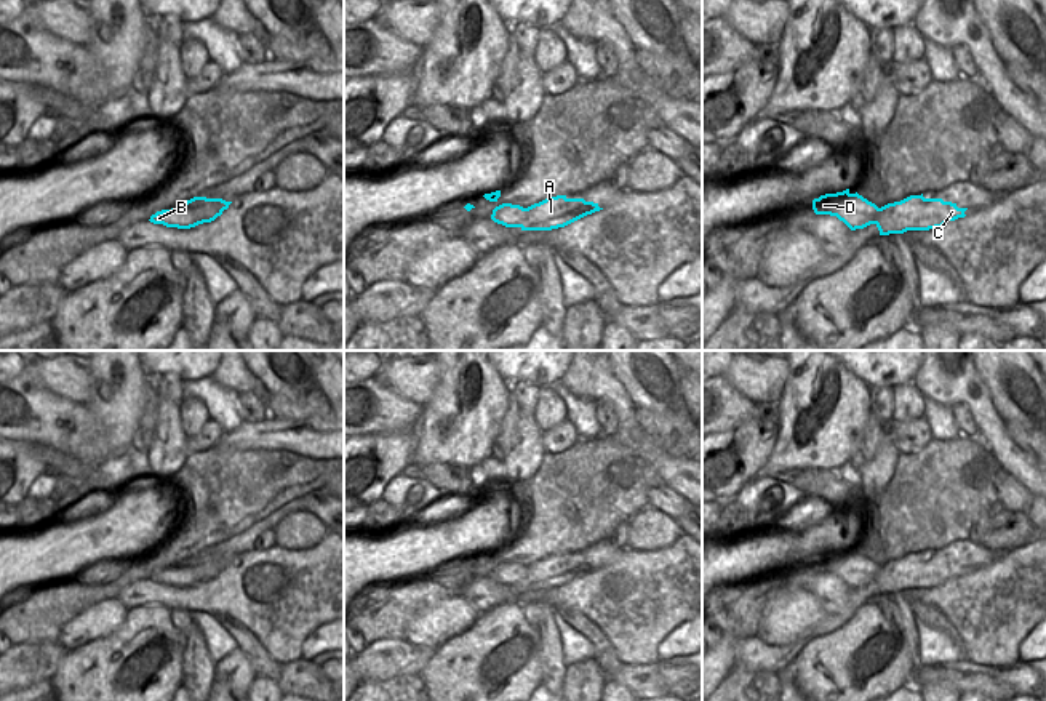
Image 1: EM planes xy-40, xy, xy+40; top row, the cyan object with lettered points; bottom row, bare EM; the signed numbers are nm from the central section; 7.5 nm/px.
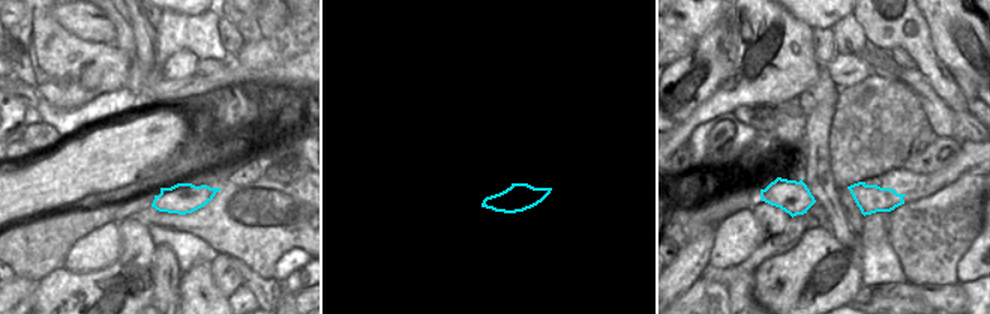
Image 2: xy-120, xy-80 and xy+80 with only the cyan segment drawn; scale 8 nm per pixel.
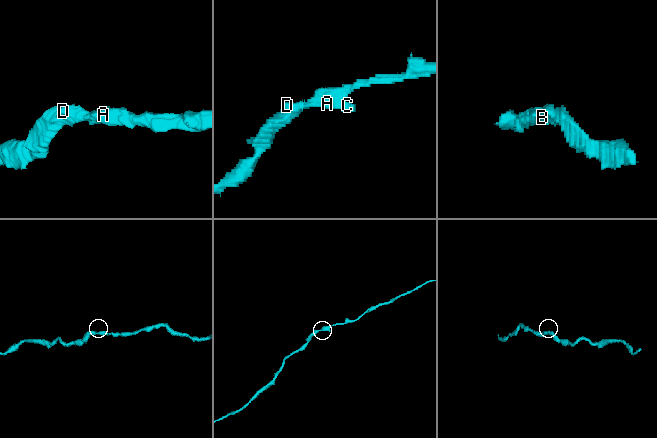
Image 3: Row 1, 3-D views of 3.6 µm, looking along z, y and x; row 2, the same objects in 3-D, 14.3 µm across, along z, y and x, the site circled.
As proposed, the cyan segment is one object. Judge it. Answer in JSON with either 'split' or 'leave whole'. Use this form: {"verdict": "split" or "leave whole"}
{"verdict": "leave whole"}

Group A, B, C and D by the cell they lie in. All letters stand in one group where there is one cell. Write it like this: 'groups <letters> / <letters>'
groups A B C D

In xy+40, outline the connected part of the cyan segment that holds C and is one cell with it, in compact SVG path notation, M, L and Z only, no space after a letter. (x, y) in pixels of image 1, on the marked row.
M846 189L814 198L812 210L816 214L836 216L851 230L875 224L880 235L889 235L942 227L948 221L964 218L968 208L958 208L956 203L942 198L924 198L923 194L878 208L857 192L851 194Z

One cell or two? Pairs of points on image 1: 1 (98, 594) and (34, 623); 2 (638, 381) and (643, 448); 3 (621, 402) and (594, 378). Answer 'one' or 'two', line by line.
1: one
2: two
3: one

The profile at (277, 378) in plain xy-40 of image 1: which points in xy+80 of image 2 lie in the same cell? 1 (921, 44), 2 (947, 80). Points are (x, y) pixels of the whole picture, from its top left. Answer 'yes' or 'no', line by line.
1: no
2: no

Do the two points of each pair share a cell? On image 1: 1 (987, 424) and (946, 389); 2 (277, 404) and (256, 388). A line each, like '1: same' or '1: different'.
1: same
2: different

